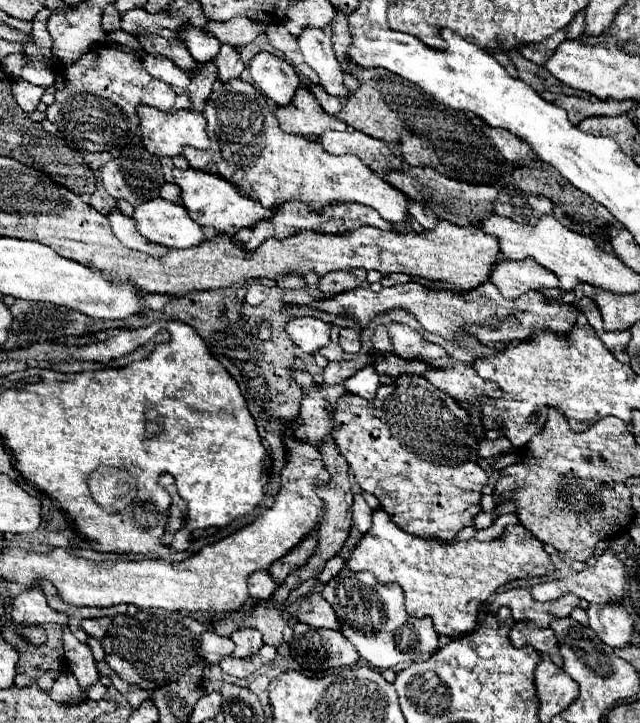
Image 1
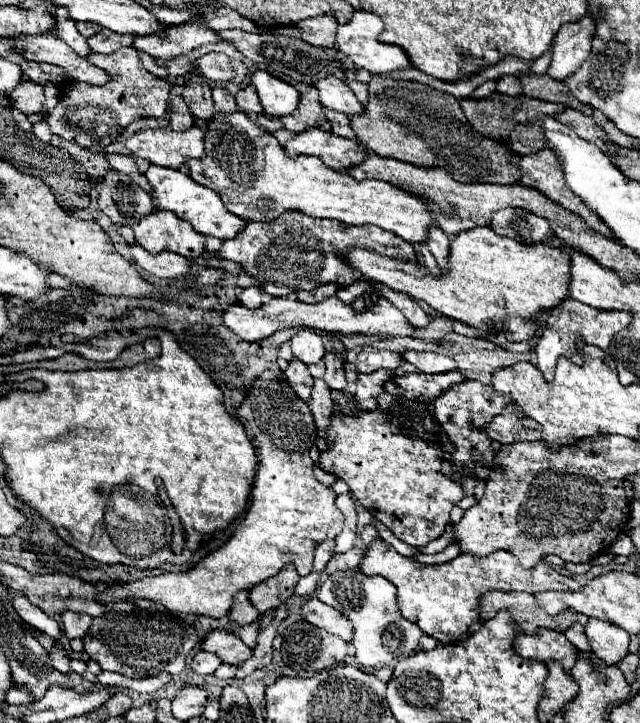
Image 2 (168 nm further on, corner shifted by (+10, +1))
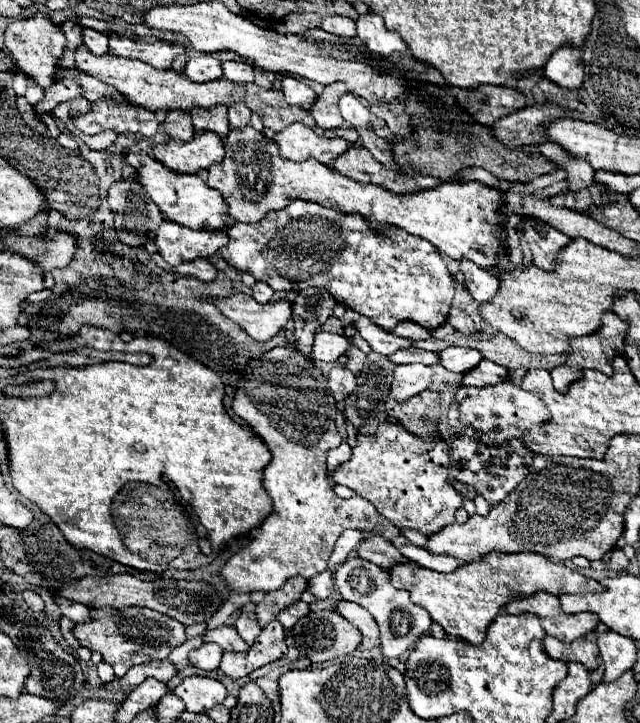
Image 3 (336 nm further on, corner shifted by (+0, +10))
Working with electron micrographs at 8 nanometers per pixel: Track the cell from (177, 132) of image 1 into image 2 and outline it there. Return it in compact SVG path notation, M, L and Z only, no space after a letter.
M191 126L183 132L169 128L147 128L127 138L125 146L133 152L133 156L145 158L151 164L179 168L187 156L201 158L205 154L203 134L205 132L199 126Z

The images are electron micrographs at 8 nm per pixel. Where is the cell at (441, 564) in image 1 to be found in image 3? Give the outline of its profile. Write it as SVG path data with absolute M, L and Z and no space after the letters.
M491 553L491 555L483 557L481 561L461 565L453 573L437 573L437 571L425 569L417 563L415 565L405 563L405 565L395 565L389 575L391 575L391 583L397 589L409 591L411 601L421 605L423 609L427 609L431 619L437 621L445 629L447 635L457 637L457 639L465 639L467 643L481 643L487 635L489 623L497 617L501 607L505 607L515 597L529 597L529 595L539 593L539 591L545 591L545 593L551 593L551 595L557 595L557 597L565 595L565 593L599 593L599 591L603 591L603 585L599 581L587 579L585 575L565 567L563 563L553 563L551 559L547 559L539 553L513 553L513 555Z

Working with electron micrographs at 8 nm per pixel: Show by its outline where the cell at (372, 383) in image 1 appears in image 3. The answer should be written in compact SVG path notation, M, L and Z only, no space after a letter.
M397 365L389 395L393 395L395 399L413 397L421 389L427 389L431 385L433 375L435 375L433 369L425 367L425 365Z

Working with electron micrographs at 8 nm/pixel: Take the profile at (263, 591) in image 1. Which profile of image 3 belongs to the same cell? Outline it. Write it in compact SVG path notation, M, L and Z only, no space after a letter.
M255 605L241 609L241 617L235 621L235 629L247 645L253 645L253 641L261 633L261 627L259 627L257 617L255 617Z

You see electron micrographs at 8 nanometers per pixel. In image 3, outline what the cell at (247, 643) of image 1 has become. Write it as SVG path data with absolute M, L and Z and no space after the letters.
M223 625L217 629L207 629L203 633L203 641L205 643L217 643L225 651L243 651L245 653L249 649L249 645L239 637L239 633L229 625Z

